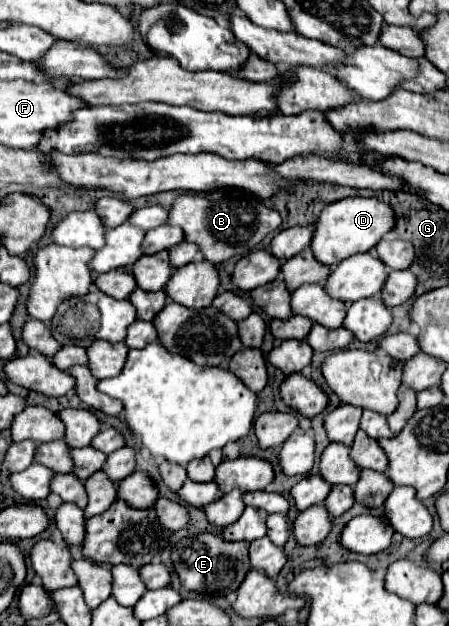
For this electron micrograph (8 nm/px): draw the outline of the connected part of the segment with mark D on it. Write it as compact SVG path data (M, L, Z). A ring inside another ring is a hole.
M343 198L325 206L317 216L315 234L311 238L311 250L321 264L333 268L353 254L369 252L393 226L395 214L385 202L377 198Z

